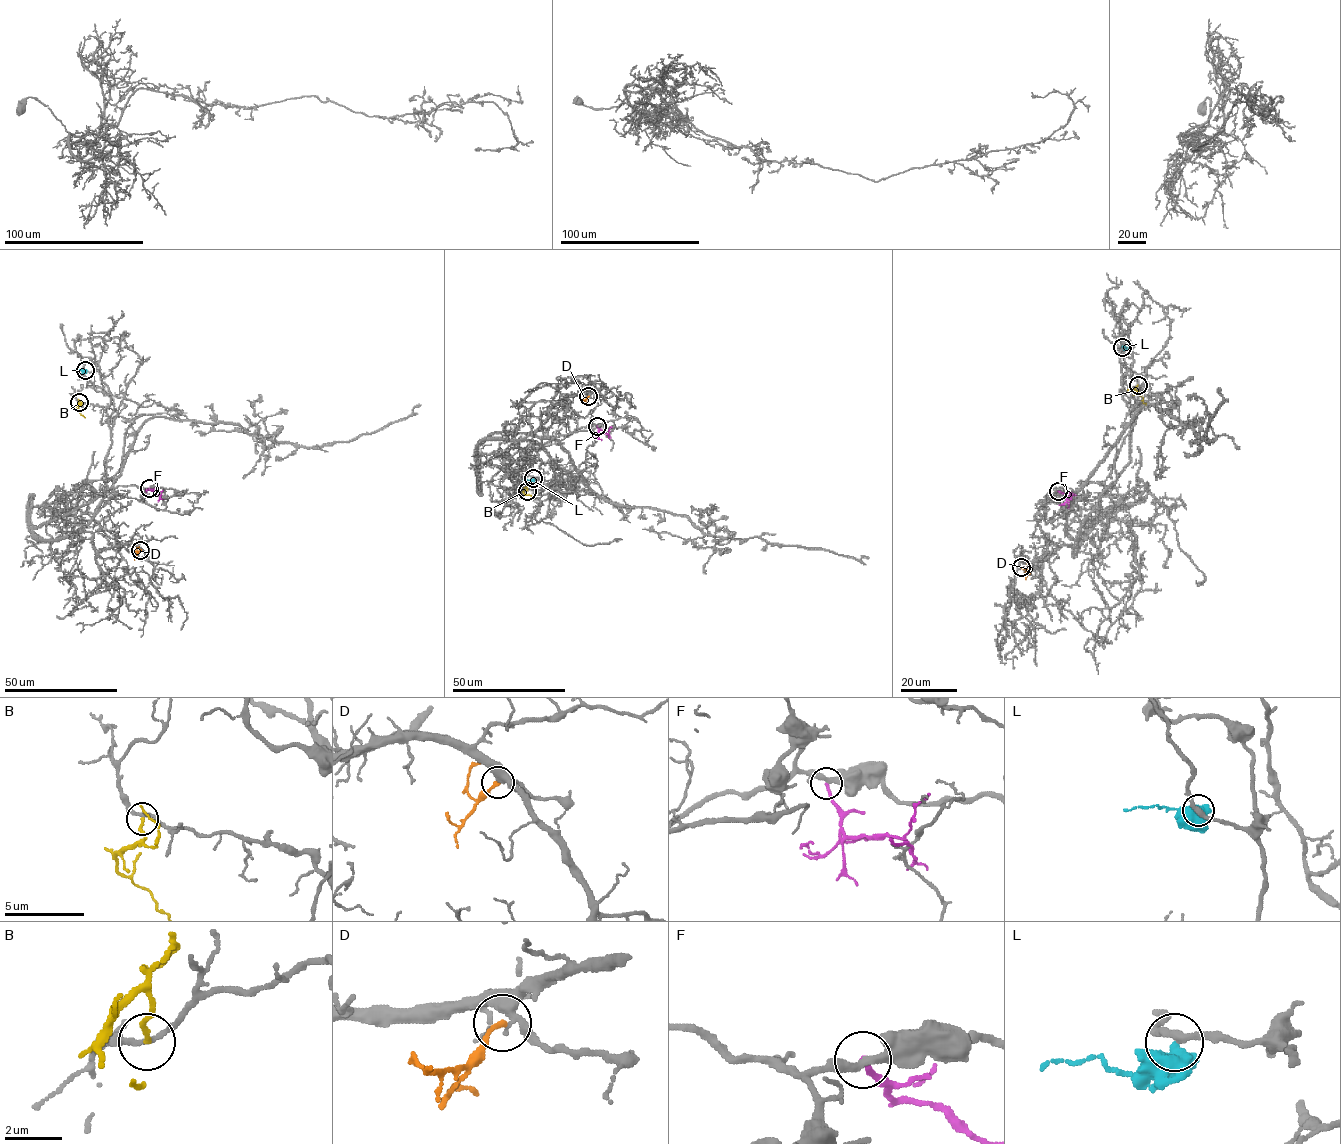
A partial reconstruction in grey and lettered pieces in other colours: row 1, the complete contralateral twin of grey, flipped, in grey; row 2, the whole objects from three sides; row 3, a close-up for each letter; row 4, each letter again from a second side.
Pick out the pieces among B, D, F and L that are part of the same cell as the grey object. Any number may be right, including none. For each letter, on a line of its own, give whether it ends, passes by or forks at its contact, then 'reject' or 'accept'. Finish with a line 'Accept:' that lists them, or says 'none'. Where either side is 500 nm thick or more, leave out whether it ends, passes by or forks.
B: it ends; reject
D: it ends; accept
F: it ends; reject
L: accept
Accept: D, L

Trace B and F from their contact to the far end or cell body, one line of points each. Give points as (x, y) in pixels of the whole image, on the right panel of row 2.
B: (1137, 385), (1133, 389), (1146, 404)
F: (1058, 491), (1067, 495), (1067, 508)

